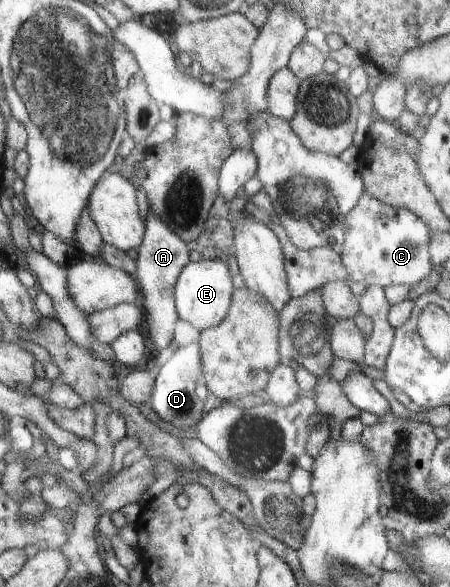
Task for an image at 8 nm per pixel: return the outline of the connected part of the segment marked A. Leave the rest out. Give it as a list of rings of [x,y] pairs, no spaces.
[[[152,210],[147,227],[144,243],[139,249],[136,275],[139,278],[139,289],[145,298],[145,322],[148,324],[150,338],[156,350],[160,351],[170,348],[175,342],[175,329],[181,318],[176,301],[176,286],[187,265],[192,263],[192,252],[187,243],[160,216],[153,214]]]

